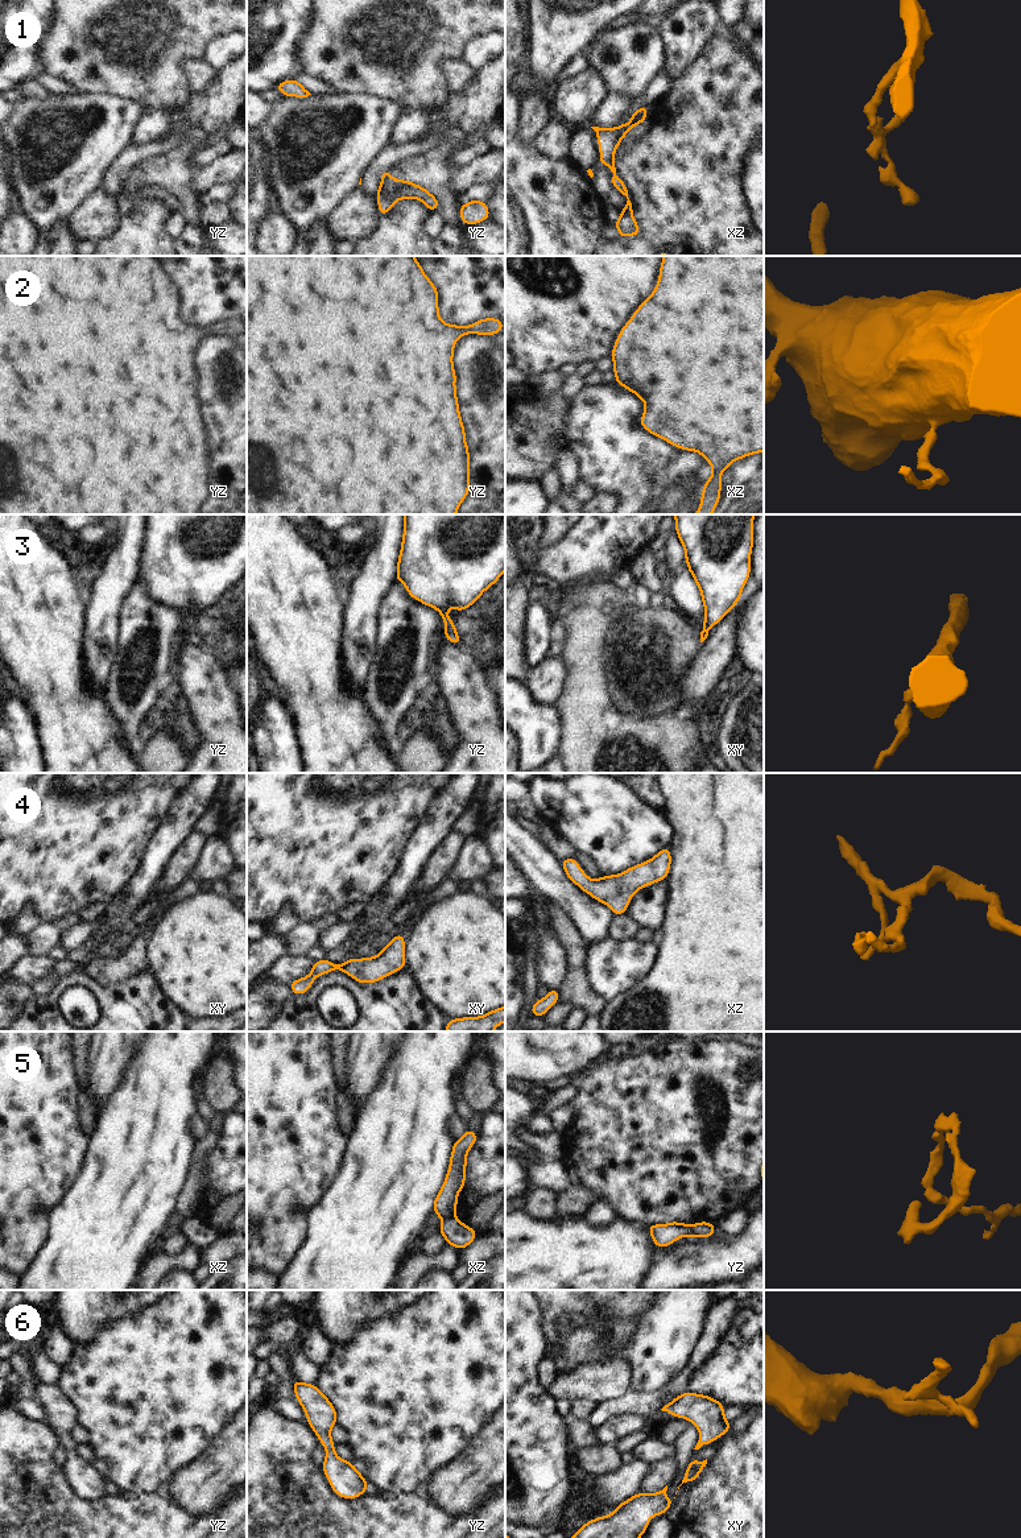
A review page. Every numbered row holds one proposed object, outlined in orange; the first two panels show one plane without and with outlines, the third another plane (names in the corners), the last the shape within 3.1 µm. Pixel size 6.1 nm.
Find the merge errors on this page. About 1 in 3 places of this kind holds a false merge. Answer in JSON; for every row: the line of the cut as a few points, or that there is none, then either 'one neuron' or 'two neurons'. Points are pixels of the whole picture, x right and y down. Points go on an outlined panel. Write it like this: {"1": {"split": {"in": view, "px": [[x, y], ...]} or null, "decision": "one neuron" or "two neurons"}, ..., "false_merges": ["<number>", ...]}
{"1": {"split": null, "decision": "one neuron"}, "2": {"split": null, "decision": "one neuron"}, "3": {"split": null, "decision": "one neuron"}, "4": {"split": null, "decision": "one neuron"}, "5": {"split": {"in": "xz", "px": [[454, 1214], [443, 1219]]}, "decision": "two neurons"}, "6": {"split": null, "decision": "one neuron"}, "false_merges": ["5"]}

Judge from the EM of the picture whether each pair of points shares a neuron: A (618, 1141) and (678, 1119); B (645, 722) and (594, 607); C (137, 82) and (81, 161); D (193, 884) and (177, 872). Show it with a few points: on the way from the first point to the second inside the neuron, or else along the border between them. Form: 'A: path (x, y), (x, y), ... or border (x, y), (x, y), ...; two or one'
A: path (632, 1141), (664, 1133); one
B: path (610, 714), (588, 693), (588, 643); one
C: border (96, 92), (115, 92), (139, 98), (152, 107); two
D: border (187, 877), (160, 897); two

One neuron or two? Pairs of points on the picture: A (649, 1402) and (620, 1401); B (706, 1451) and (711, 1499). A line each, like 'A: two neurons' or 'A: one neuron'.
A: one neuron
B: two neurons

